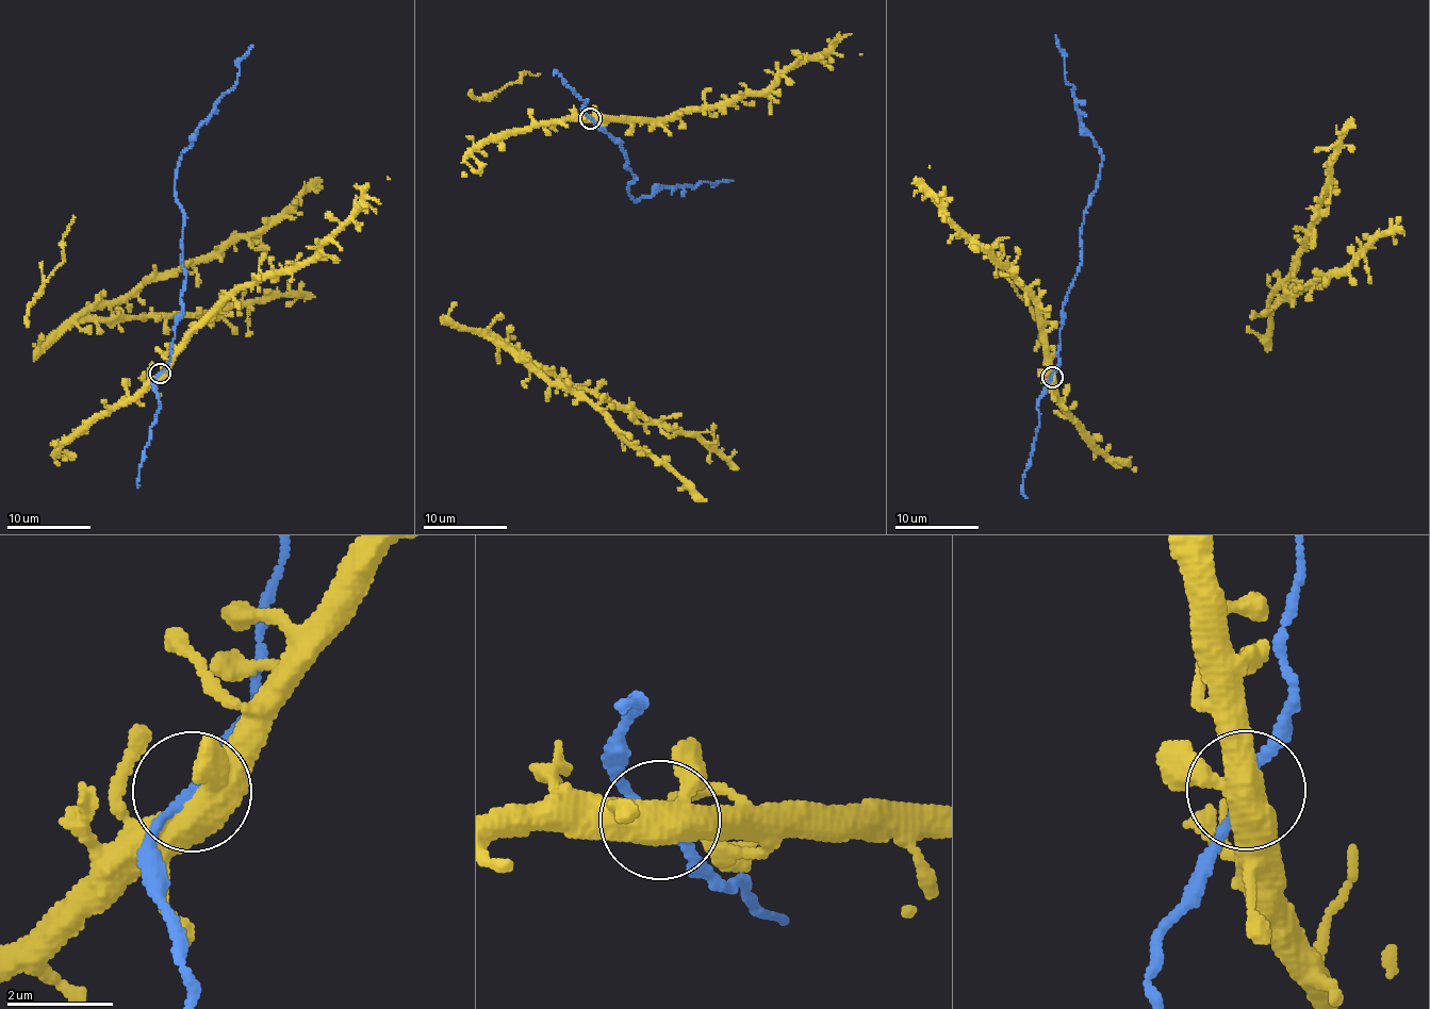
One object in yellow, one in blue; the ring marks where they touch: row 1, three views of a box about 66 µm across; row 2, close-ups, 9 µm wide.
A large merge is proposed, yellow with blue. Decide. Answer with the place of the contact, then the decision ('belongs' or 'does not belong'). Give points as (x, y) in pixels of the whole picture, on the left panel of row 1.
place (160, 373); belongs

